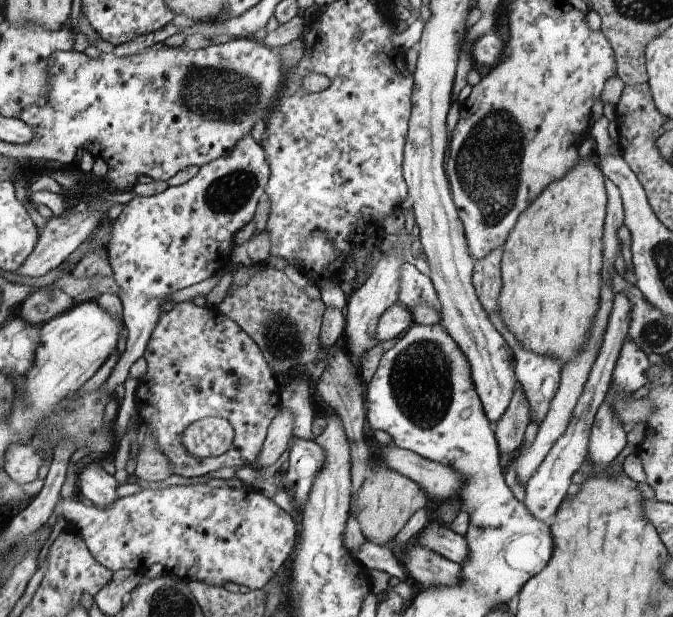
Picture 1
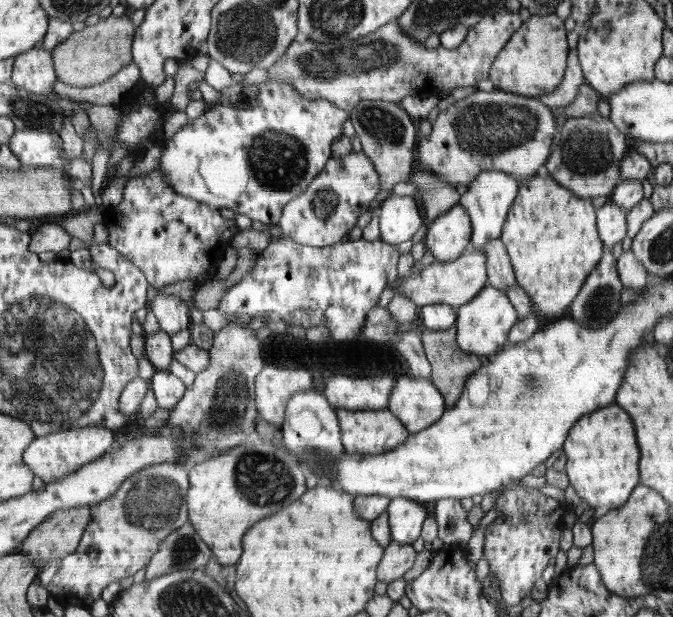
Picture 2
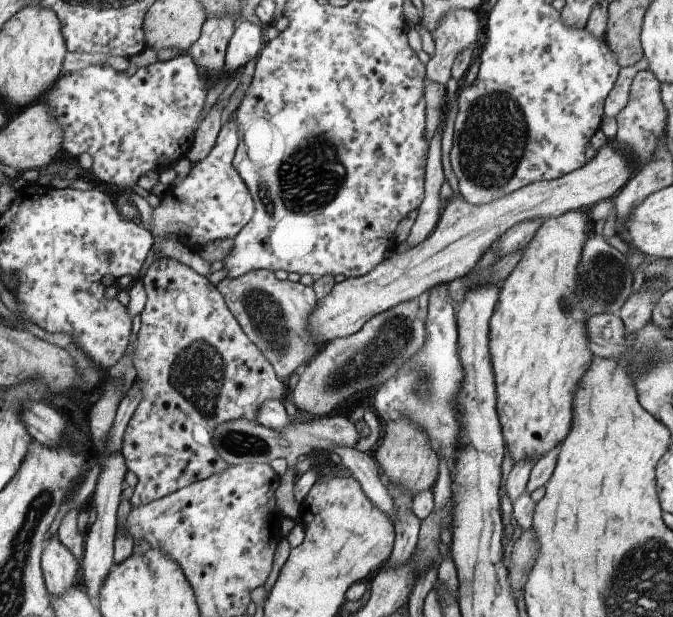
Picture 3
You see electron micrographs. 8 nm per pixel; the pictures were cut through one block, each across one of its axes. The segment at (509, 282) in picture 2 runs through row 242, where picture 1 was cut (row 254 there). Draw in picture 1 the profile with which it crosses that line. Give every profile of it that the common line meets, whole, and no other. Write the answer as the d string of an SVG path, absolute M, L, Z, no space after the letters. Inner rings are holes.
M496 248L486 258L478 260L474 272L474 289L477 290L486 313L496 314L504 322L502 312L500 312L500 308L502 308L500 306L500 294L502 294L503 286L500 264L502 250L503 248Z

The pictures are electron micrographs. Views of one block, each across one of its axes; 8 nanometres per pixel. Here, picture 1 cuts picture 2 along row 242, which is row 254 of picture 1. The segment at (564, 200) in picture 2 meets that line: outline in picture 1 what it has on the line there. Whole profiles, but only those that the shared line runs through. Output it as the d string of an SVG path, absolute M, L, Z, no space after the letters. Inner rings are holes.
M595 155L585 156L582 158L582 162L578 166L572 166L566 176L562 180L554 180L550 182L538 196L537 200L532 200L526 211L522 212L521 216L518 216L517 224L514 224L512 231L509 233L509 237L506 240L502 250L501 274L502 274L502 294L500 294L500 312L502 312L502 318L506 322L506 328L516 337L516 340L520 342L520 346L524 350L530 350L534 354L542 354L542 356L554 356L558 358L562 365L568 364L576 354L578 350L586 344L588 340L588 334L590 334L590 324L596 316L596 310L598 310L598 300L600 300L600 288L602 288L602 276L600 276L600 270L602 270L602 236L604 231L604 222L606 217L607 206L607 193L605 190L606 179L602 170L599 168L599 162Z

